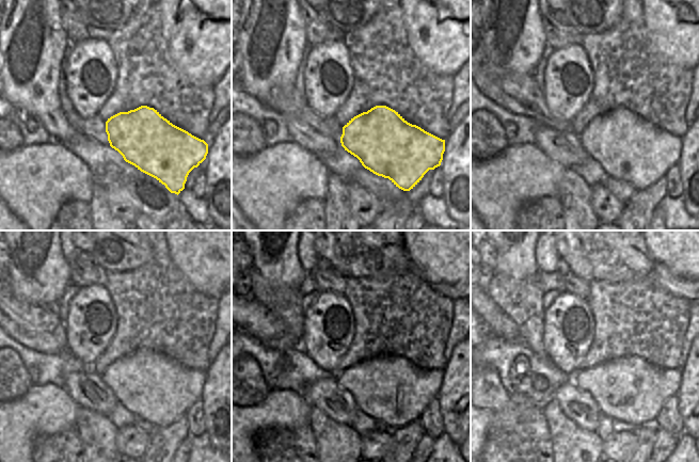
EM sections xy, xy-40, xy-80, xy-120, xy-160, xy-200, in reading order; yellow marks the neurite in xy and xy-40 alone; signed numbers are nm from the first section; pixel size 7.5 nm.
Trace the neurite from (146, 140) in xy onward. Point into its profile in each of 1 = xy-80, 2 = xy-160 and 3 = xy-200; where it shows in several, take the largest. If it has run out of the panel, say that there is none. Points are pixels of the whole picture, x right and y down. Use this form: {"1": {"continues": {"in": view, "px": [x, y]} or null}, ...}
{"1": {"continues": {"in": "xy-80", "px": [629, 147]}}, "2": {"continues": {"in": "xy-160", "px": [393, 391]}}, "3": {"continues": {"in": "xy-200", "px": [630, 389]}}}

